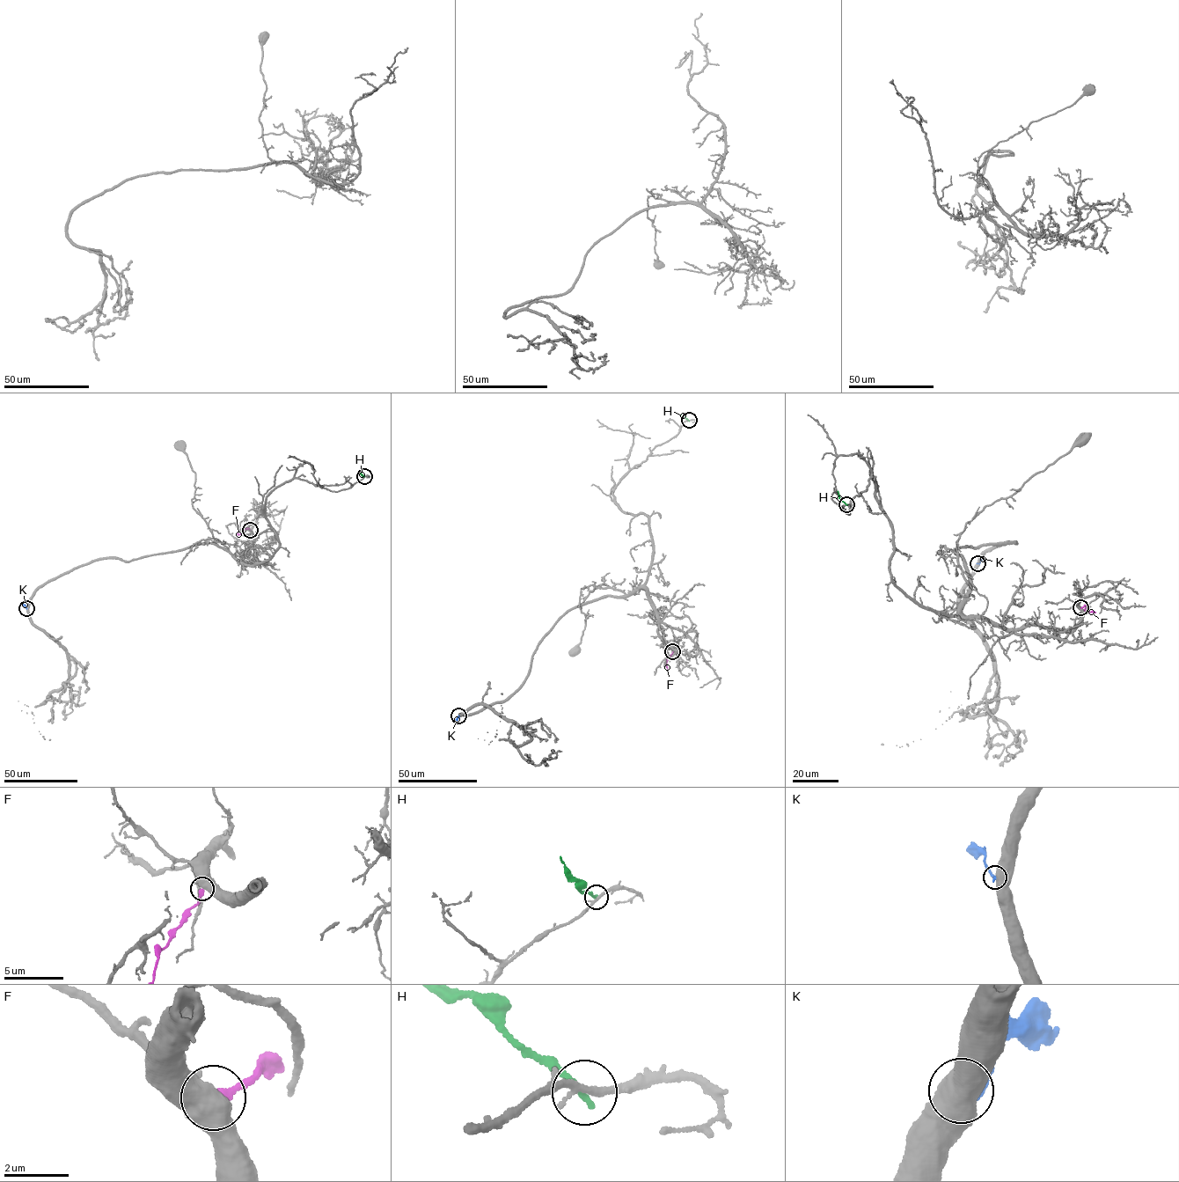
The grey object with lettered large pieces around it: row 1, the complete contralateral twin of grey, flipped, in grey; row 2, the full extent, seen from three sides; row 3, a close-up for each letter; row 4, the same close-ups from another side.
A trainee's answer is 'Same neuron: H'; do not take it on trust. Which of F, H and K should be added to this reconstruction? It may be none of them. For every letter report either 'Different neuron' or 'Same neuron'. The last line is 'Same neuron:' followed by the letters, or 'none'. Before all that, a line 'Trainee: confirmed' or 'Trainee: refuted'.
Trainee: refuted
F: Different neuron
H: Different neuron
K: Different neuron
Same neuron: none

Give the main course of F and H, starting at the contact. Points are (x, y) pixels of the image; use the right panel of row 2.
F: (1081, 607), (1085, 605), (1087, 612), (1095, 613)
H: (846, 504), (839, 497), (838, 491)

